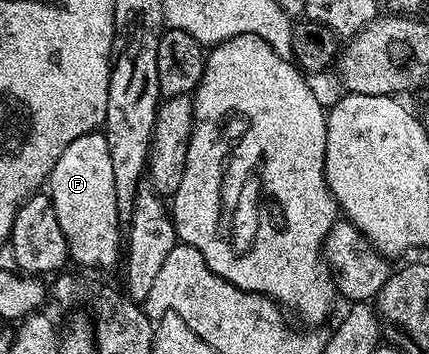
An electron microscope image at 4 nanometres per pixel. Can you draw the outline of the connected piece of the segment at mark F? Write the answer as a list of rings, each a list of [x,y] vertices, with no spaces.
[[[94,132],[79,136],[79,140],[71,140],[67,148],[63,148],[63,156],[55,160],[55,168],[49,174],[47,193],[55,208],[55,220],[59,220],[59,228],[63,228],[63,236],[67,240],[70,259],[81,266],[94,266],[97,270],[105,270],[122,261],[123,258],[123,223],[117,216],[115,208],[115,180],[111,169],[111,152],[107,152],[107,140],[104,133]]]

